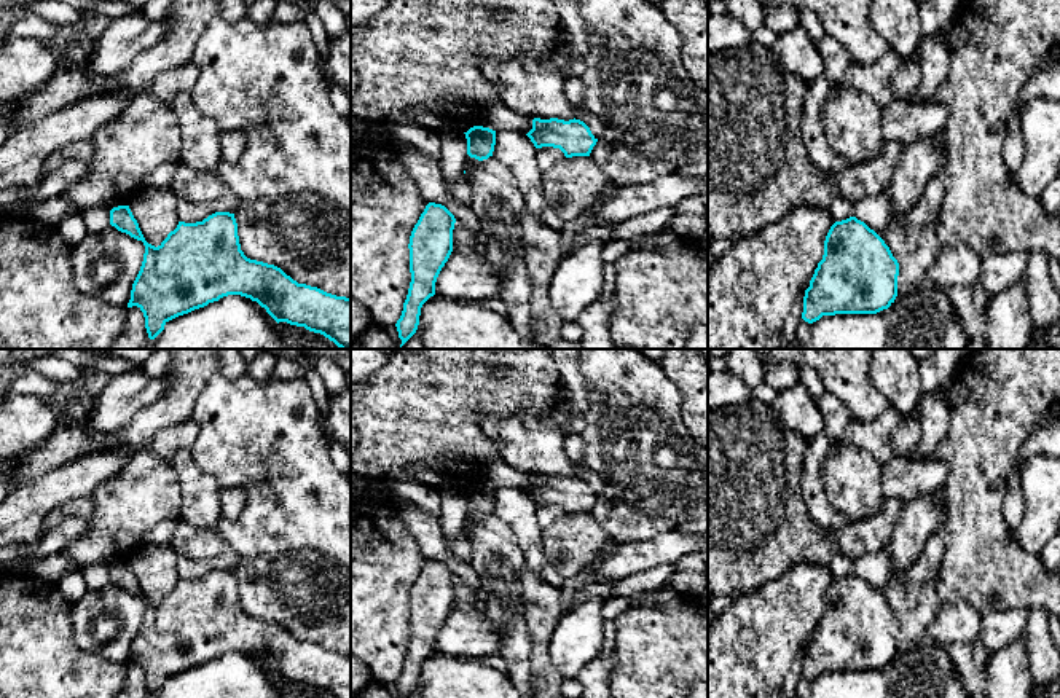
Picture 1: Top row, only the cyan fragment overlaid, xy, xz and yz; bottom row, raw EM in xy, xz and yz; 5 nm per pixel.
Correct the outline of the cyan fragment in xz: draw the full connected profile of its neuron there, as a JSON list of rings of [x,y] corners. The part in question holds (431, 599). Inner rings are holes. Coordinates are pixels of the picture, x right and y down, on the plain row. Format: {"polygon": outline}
{"polygon": [[[429,559],[410,593],[411,639],[395,684],[408,698],[418,687],[422,661],[435,652],[437,634],[453,609],[456,575],[442,561]]]}

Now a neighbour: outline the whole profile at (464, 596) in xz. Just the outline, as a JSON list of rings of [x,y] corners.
[[[456,577],[453,586],[453,609],[473,609],[480,596],[462,578]]]

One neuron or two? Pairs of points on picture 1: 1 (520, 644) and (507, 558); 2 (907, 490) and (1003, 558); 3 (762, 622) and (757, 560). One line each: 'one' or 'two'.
1: one
2: two
3: two

